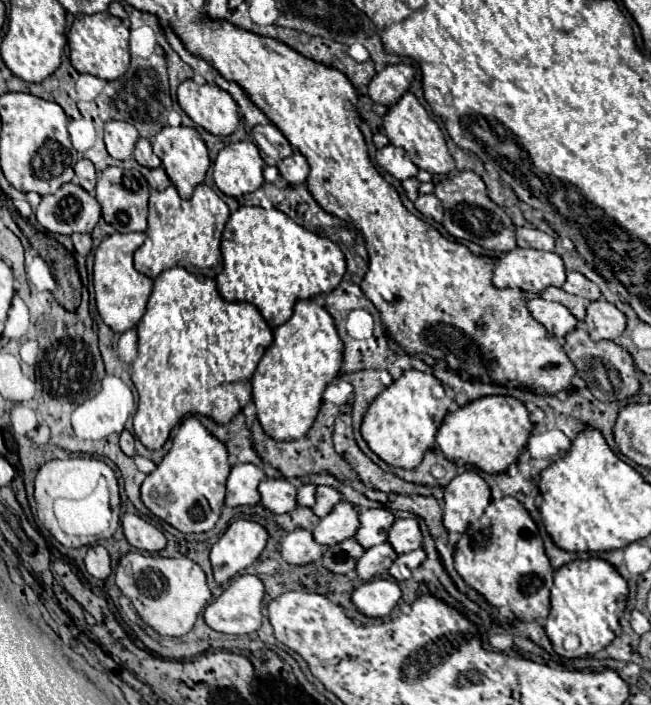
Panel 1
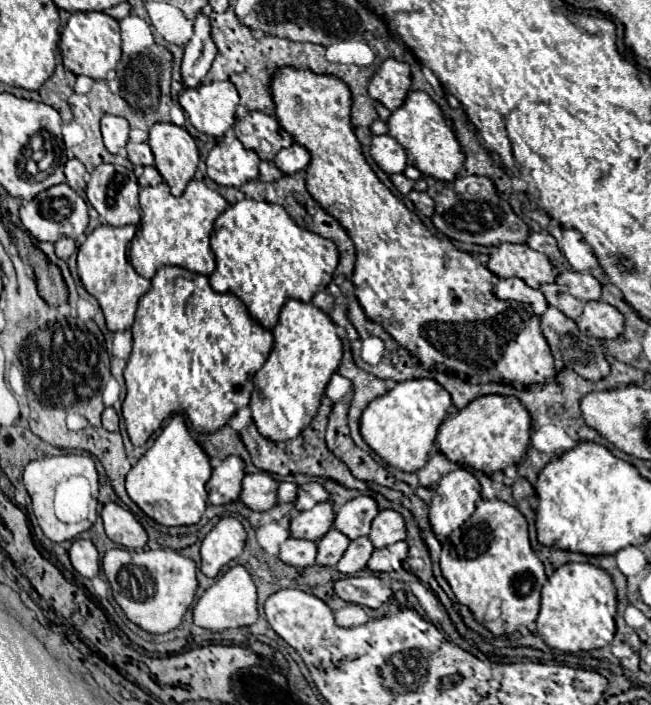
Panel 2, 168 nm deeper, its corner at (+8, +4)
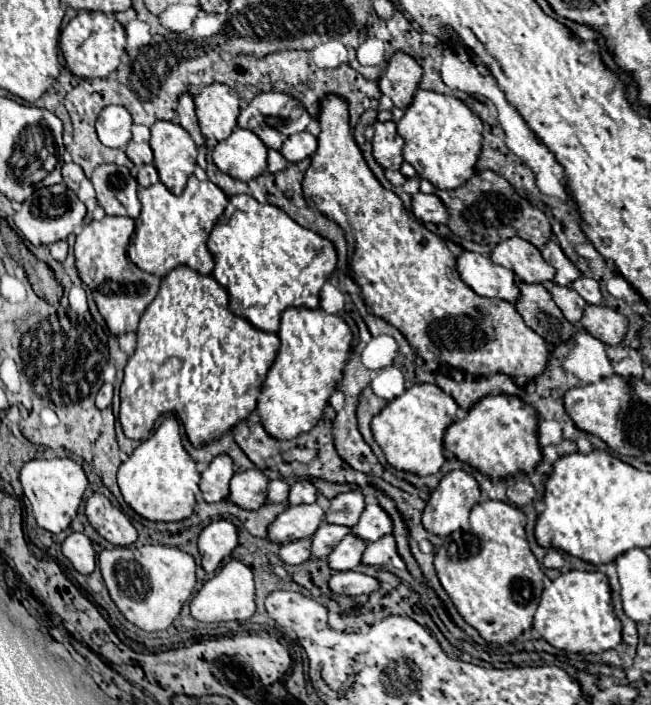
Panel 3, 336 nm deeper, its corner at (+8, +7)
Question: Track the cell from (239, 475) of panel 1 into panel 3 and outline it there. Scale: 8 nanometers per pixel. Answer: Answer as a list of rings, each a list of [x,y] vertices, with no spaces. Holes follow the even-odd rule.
[[[215,457],[215,461],[209,463],[209,467],[201,473],[199,489],[204,501],[217,503],[227,499],[229,495],[229,481],[235,473],[231,457]]]

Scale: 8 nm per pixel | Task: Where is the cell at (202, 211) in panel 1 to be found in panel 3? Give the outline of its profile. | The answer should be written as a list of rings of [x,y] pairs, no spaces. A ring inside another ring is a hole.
[[[195,175],[189,177],[189,183],[181,195],[173,195],[163,183],[139,187],[137,195],[141,197],[141,223],[137,219],[137,227],[129,245],[131,261],[135,261],[139,269],[157,277],[165,277],[179,263],[199,271],[201,275],[209,275],[213,271],[213,257],[205,243],[213,225],[225,211],[229,201],[227,195],[209,179],[199,181]]]

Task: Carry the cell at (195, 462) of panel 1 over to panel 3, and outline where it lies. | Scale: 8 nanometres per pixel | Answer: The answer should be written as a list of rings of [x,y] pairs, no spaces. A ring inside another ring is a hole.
[[[167,417],[157,431],[143,441],[125,463],[121,463],[117,483],[125,503],[149,521],[181,521],[191,515],[199,491],[199,473],[195,461],[191,461],[181,445],[179,423],[175,417]]]

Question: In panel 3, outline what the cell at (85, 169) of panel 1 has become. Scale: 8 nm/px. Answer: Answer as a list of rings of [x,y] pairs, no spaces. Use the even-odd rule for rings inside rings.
[[[65,163],[63,165],[63,183],[69,187],[69,189],[73,189],[73,191],[79,191],[79,183],[85,179],[85,173],[83,173],[83,169],[79,169],[79,165],[75,165],[75,163]]]

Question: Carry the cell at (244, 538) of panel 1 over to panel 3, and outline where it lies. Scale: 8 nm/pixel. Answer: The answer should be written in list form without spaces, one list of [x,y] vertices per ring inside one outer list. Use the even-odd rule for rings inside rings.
[[[213,521],[201,531],[197,543],[203,569],[207,573],[215,573],[221,561],[237,547],[237,529],[231,521]]]

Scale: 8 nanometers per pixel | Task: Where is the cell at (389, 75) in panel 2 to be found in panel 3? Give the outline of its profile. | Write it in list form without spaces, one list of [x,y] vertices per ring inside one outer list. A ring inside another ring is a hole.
[[[395,53],[379,79],[381,93],[387,95],[395,107],[405,111],[413,101],[421,75],[423,69],[413,57],[407,53]]]

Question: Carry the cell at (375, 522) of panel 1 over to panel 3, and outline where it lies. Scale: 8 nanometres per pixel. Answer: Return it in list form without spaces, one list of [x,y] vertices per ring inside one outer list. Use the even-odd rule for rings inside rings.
[[[347,491],[331,499],[331,507],[325,511],[325,521],[335,525],[353,527],[363,513],[363,495],[359,491]]]

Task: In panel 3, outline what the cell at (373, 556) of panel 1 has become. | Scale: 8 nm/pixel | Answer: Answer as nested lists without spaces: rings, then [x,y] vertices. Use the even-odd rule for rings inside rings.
[[[353,533],[345,535],[343,541],[329,553],[327,563],[331,569],[335,571],[347,571],[347,569],[355,569],[361,563],[361,555],[365,549],[365,541],[355,537]]]

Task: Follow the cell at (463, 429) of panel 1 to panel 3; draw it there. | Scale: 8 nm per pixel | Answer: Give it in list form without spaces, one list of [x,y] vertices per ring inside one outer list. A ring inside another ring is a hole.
[[[515,395],[483,397],[467,417],[447,429],[445,447],[455,453],[459,461],[469,463],[489,477],[533,473],[543,457],[537,439],[537,411]]]

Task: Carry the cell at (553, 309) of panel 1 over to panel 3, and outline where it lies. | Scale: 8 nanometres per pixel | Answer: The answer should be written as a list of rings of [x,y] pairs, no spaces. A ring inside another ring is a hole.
[[[461,251],[457,255],[457,271],[459,277],[479,295],[497,297],[505,301],[515,301],[519,297],[519,289],[515,289],[515,275],[491,263],[489,257],[475,251]]]

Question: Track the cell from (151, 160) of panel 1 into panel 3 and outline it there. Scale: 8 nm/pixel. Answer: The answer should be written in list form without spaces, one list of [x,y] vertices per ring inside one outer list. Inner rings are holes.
[[[129,141],[127,147],[125,147],[125,153],[127,157],[135,163],[135,165],[147,165],[147,163],[153,163],[153,151],[147,143],[135,143],[135,141]]]

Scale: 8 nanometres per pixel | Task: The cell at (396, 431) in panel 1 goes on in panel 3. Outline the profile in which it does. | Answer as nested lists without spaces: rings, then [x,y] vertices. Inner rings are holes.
[[[415,383],[373,417],[371,431],[391,467],[415,475],[433,475],[445,463],[443,435],[447,427],[457,421],[457,411],[459,405],[453,401],[453,397],[443,393],[437,385]]]

